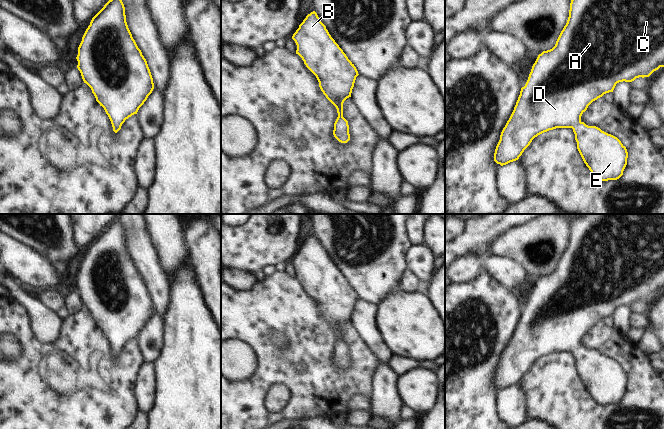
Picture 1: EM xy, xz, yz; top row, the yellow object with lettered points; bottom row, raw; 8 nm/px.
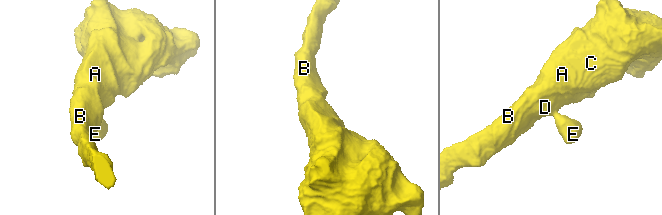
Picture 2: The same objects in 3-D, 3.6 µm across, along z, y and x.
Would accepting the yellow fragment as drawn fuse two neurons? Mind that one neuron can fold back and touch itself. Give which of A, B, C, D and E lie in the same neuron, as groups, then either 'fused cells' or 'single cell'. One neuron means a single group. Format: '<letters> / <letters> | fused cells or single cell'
A B C D E | single cell

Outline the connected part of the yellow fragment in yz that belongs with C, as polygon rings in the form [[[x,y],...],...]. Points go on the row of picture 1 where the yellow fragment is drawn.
[[[571,0],[567,23],[561,31],[555,46],[538,55],[525,86],[521,88],[514,110],[501,132],[500,140],[494,153],[494,161],[501,166],[516,161],[538,135],[556,128],[572,128],[577,142],[577,149],[594,177],[601,181],[619,179],[627,165],[628,152],[626,147],[617,137],[602,131],[596,126],[586,125],[581,121],[581,116],[593,101],[606,93],[613,92],[617,83],[623,81],[632,82],[639,77],[649,77],[660,67],[664,67],[664,0]]]

